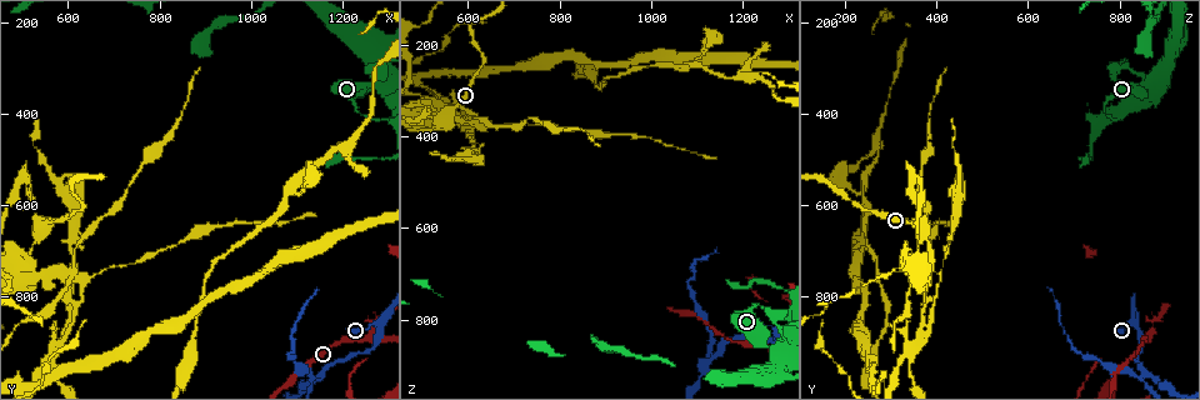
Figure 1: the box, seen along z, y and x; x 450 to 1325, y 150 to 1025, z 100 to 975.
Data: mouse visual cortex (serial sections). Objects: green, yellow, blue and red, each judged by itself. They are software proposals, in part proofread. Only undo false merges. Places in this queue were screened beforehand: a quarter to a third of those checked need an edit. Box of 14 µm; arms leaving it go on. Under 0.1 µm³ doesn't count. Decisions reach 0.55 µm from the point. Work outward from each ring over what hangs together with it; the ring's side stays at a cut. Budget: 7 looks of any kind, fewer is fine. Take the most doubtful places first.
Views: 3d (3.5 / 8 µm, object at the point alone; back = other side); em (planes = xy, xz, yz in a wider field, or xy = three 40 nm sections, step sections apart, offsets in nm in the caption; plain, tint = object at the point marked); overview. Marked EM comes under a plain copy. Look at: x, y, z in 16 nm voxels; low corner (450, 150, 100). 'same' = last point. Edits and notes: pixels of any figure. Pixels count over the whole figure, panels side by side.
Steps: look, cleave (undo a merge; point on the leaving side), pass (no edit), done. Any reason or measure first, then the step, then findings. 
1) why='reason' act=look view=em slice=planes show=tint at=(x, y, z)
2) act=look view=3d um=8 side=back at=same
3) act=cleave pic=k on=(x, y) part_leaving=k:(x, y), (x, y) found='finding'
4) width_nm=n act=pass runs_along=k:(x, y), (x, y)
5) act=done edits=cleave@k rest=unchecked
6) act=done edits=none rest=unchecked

why='small branch off a trunk' act=look view=3d um=3.5 at=(1285, 415, 790)

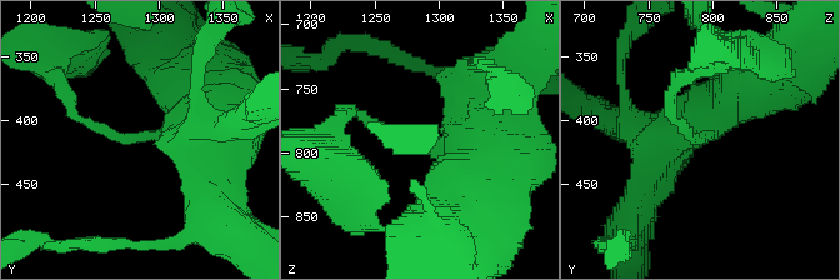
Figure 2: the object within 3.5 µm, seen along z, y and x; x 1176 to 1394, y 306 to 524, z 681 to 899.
act=look view=em slice=xy step=2 show=tint at=(1284, 412, 794)

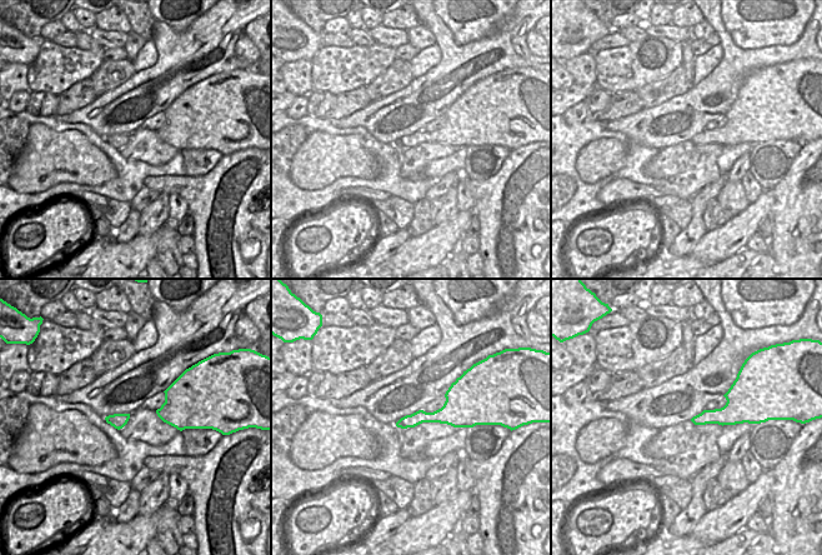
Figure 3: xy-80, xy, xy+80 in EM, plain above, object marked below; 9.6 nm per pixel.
why='cut it another way' act=look view=em slice=xy step=3 show=tint at=same

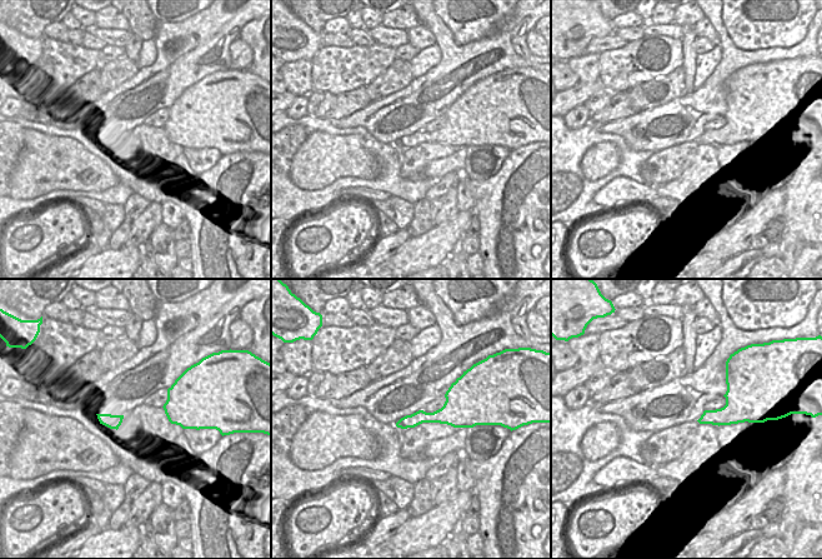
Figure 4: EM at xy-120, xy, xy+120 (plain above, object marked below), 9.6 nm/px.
arms=3 arm_widths_nm=150,450,500 act=pass runs_along=2:(351, 109), (459, 148), (466, 176) found='continuous, no second cell'

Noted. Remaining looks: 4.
act=look view=3d um=8 side=back at=(1275, 290, 820)

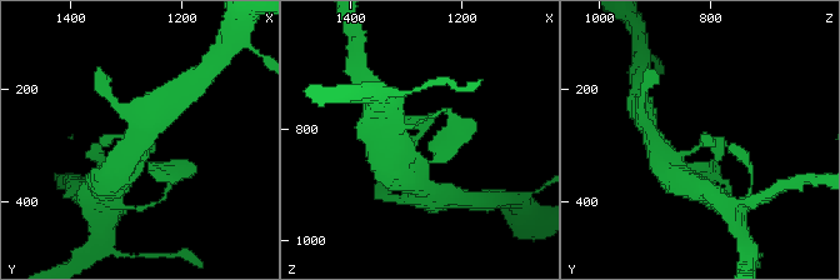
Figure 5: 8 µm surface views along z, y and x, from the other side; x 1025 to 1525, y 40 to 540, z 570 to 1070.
act=look view=3d um=3.5 side=back at=(1280, 300, 815)

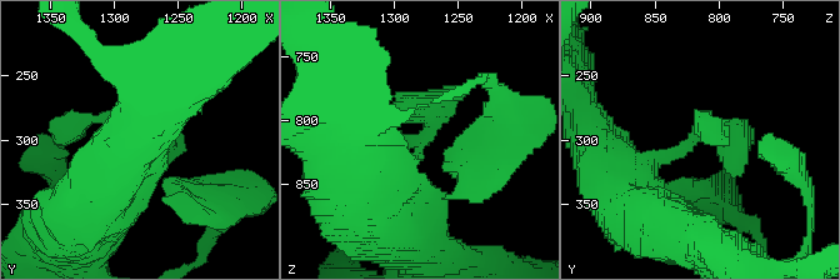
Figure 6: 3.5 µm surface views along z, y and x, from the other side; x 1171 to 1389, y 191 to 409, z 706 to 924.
why='now the EM' act=look view=em slice=planes show=tint at=(1278, 296, 816)

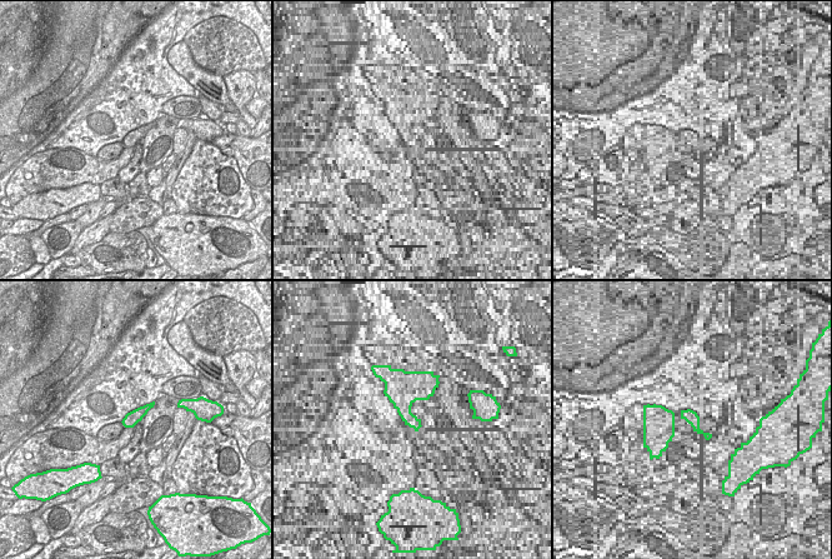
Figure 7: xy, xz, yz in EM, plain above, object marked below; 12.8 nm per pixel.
act=pass runs_along=6:(381, 224), (431, 131), (401, 109) found='one cell here'

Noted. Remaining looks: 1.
act=done edits=none rest=unchecked

